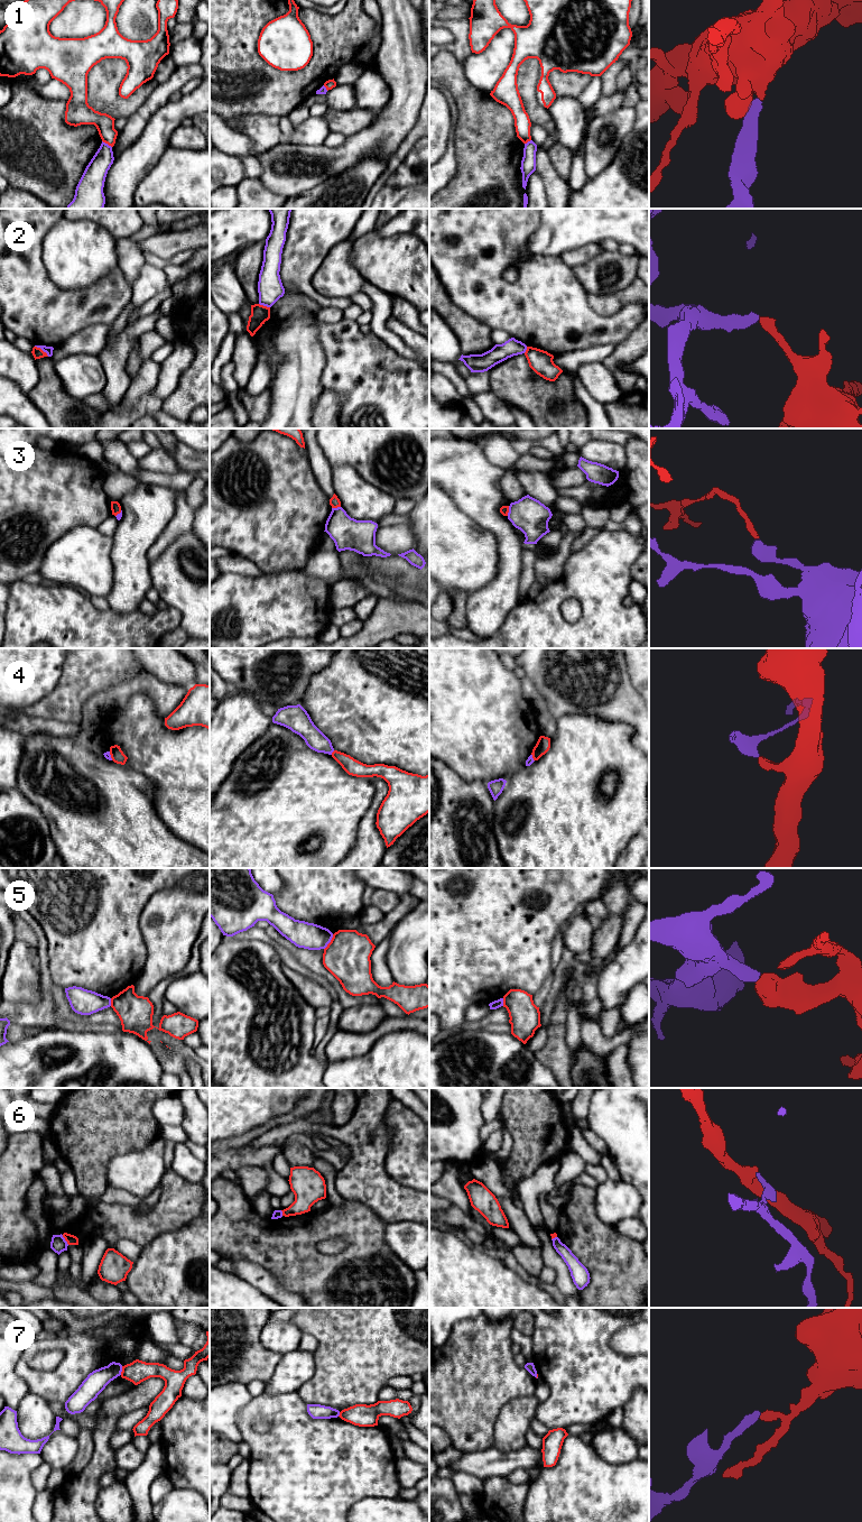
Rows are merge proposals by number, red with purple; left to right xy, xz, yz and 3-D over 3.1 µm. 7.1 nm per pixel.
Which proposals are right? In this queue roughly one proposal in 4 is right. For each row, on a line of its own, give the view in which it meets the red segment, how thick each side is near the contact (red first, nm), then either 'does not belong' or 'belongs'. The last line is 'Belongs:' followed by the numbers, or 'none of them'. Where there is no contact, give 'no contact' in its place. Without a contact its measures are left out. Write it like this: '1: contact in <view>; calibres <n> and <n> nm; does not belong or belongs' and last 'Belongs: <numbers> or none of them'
1: contact in xy; calibres 140 and 160 nm; does not belong
2: contact in xy; calibres 80 and 60 nm; does not belong
3: contact in yz; calibres 60 and 240 nm; does not belong
4: contact in xz; calibres 120 and 150 nm; does not belong
5: contact in xz; calibres 320 and 190 nm; does not belong
6: contact in xy; calibres 70 and 120 nm; does not belong
7: contact in xy; calibres 160 and 150 nm; does not belong
Belongs: none of them

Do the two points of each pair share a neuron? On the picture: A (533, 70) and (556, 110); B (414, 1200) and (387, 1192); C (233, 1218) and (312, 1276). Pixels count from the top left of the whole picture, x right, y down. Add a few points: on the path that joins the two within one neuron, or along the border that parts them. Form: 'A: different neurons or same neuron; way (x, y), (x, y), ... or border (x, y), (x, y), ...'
A: different neurons; border (547, 109), (554, 125), (555, 135)
B: same neuron; way (407, 1200), (394, 1199)
C: same neuron; way (249, 1239), (258, 1248), (284, 1251), (290, 1257)

